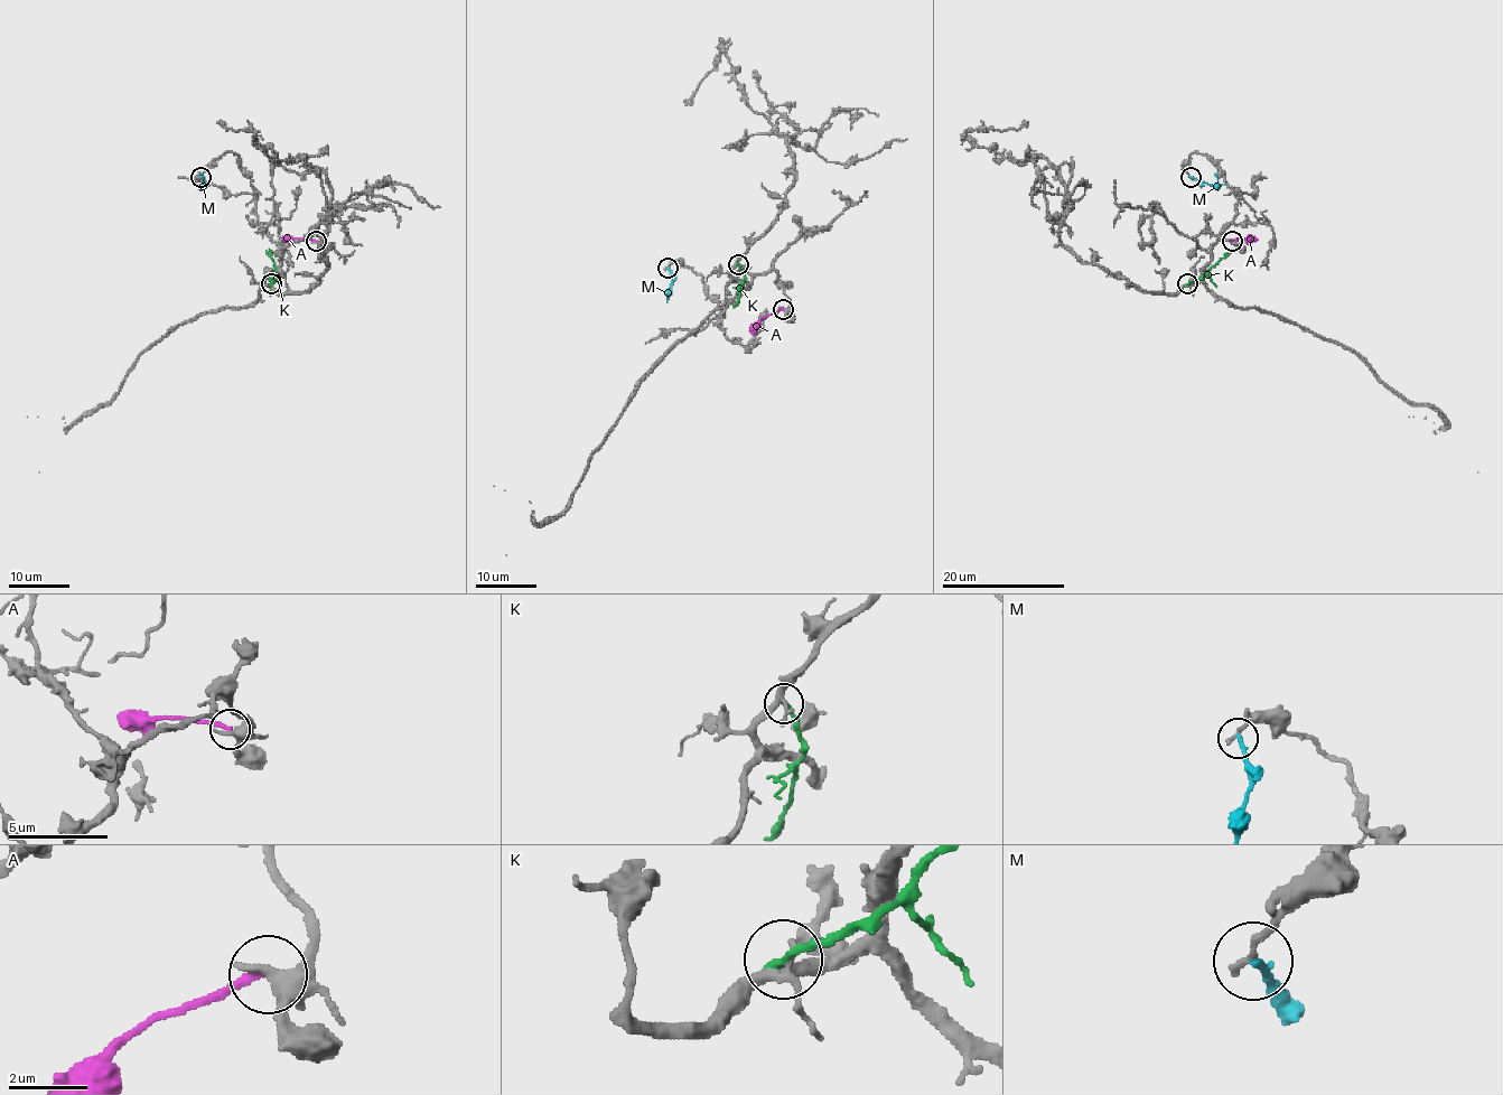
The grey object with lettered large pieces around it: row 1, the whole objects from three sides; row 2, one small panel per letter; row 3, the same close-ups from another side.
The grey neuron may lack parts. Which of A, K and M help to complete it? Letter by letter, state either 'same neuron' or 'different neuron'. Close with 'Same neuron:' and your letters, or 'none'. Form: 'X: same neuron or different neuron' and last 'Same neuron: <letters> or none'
A: different neuron
K: different neuron
M: different neuron
Same neuron: none

